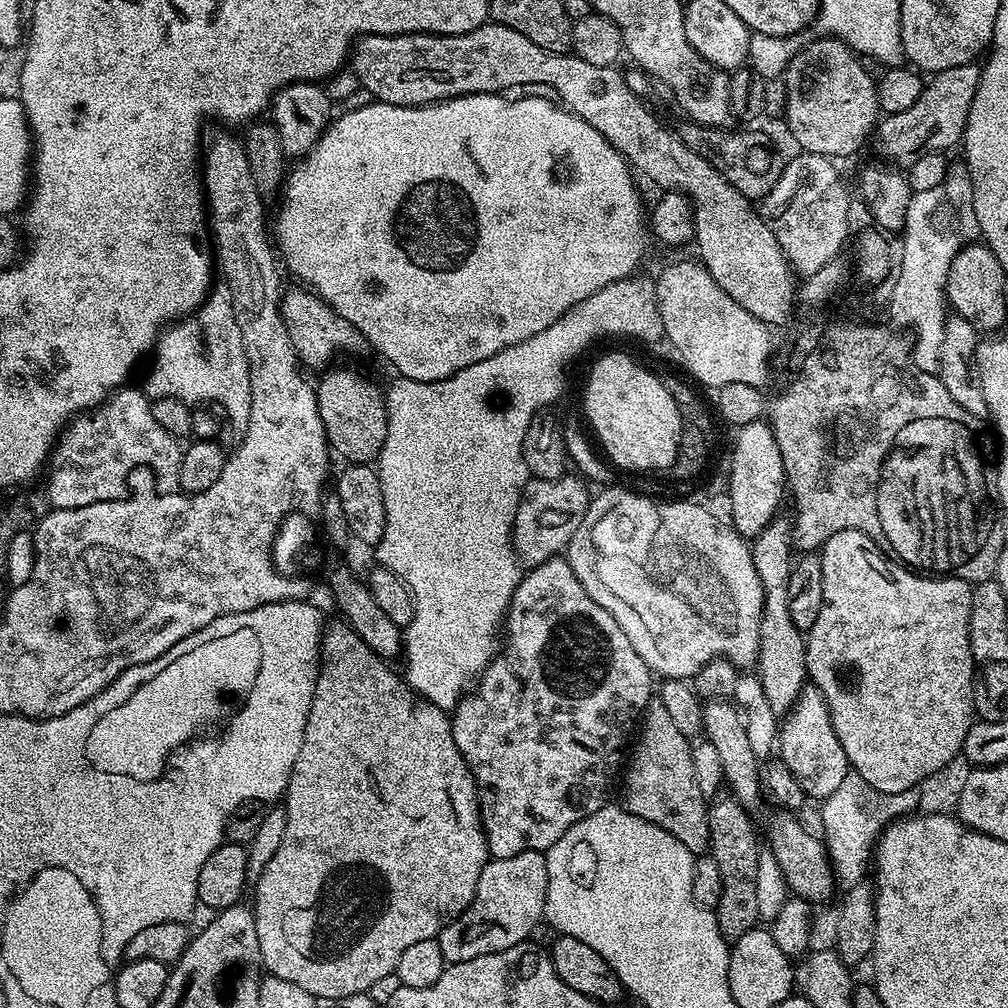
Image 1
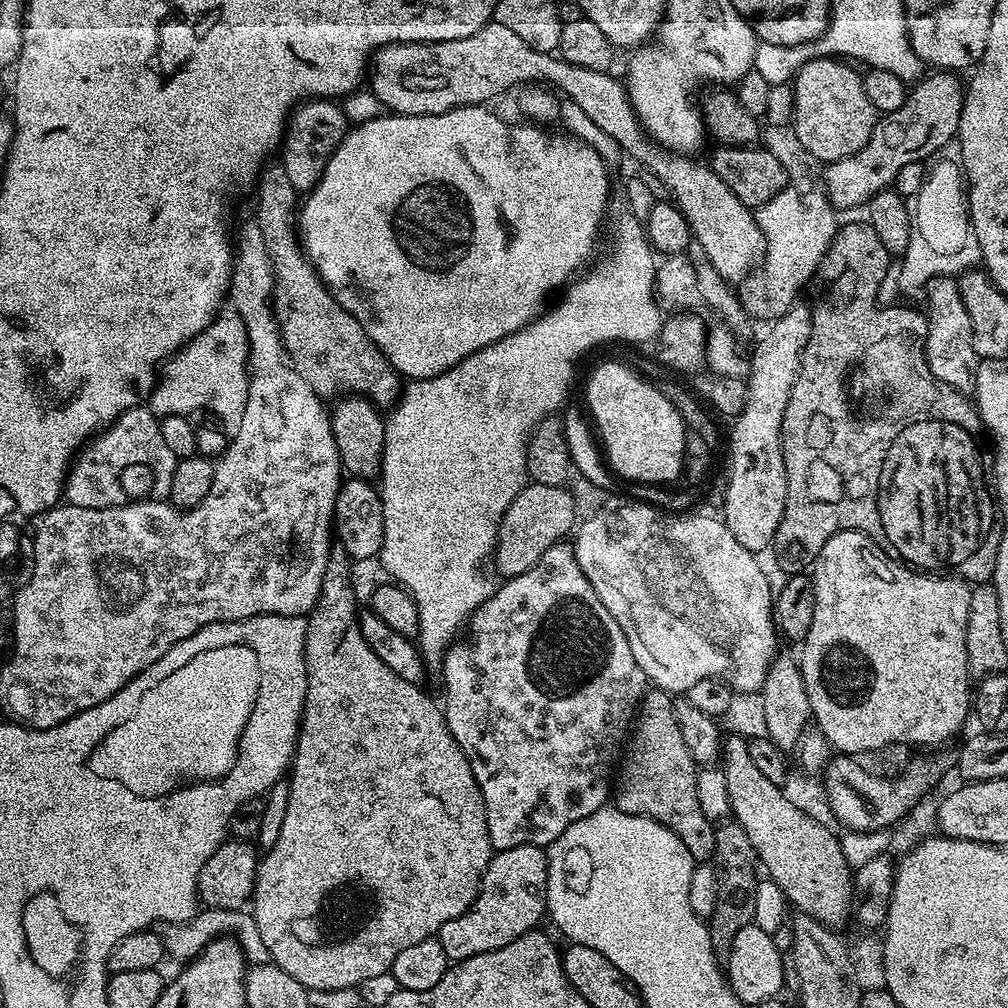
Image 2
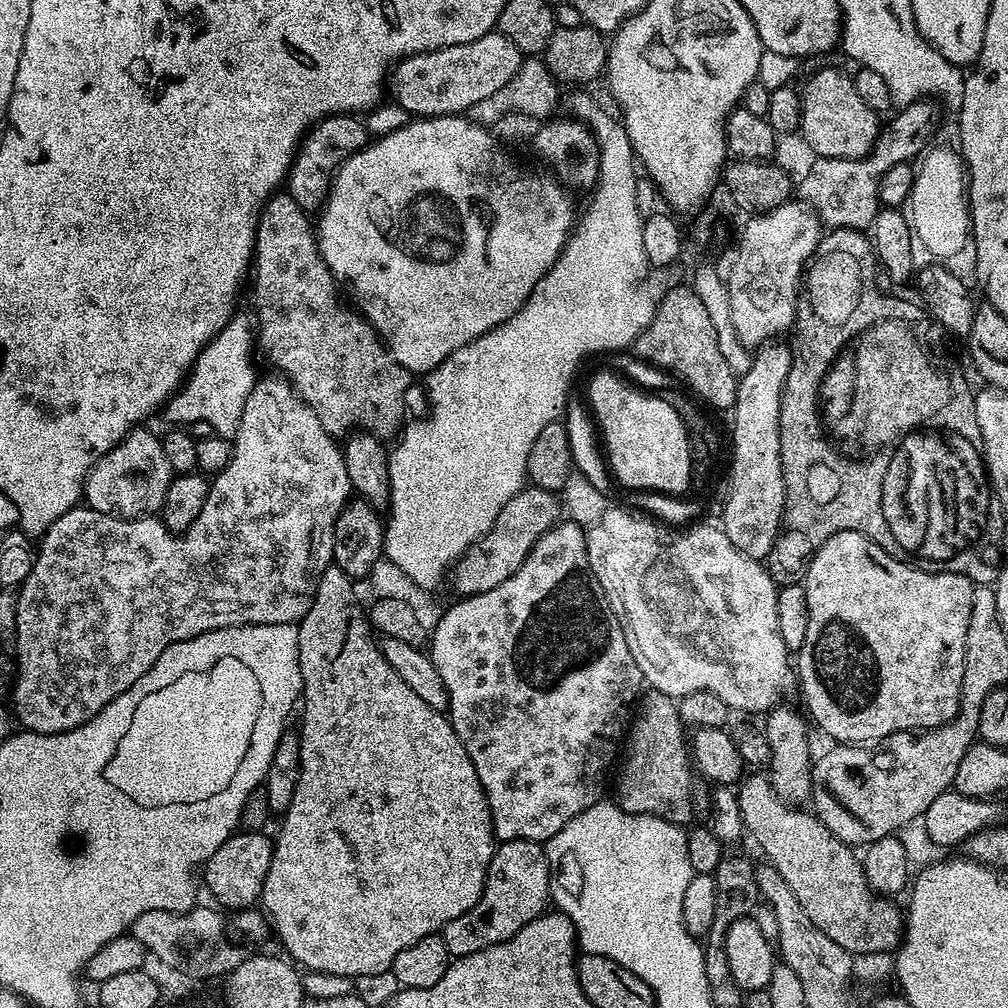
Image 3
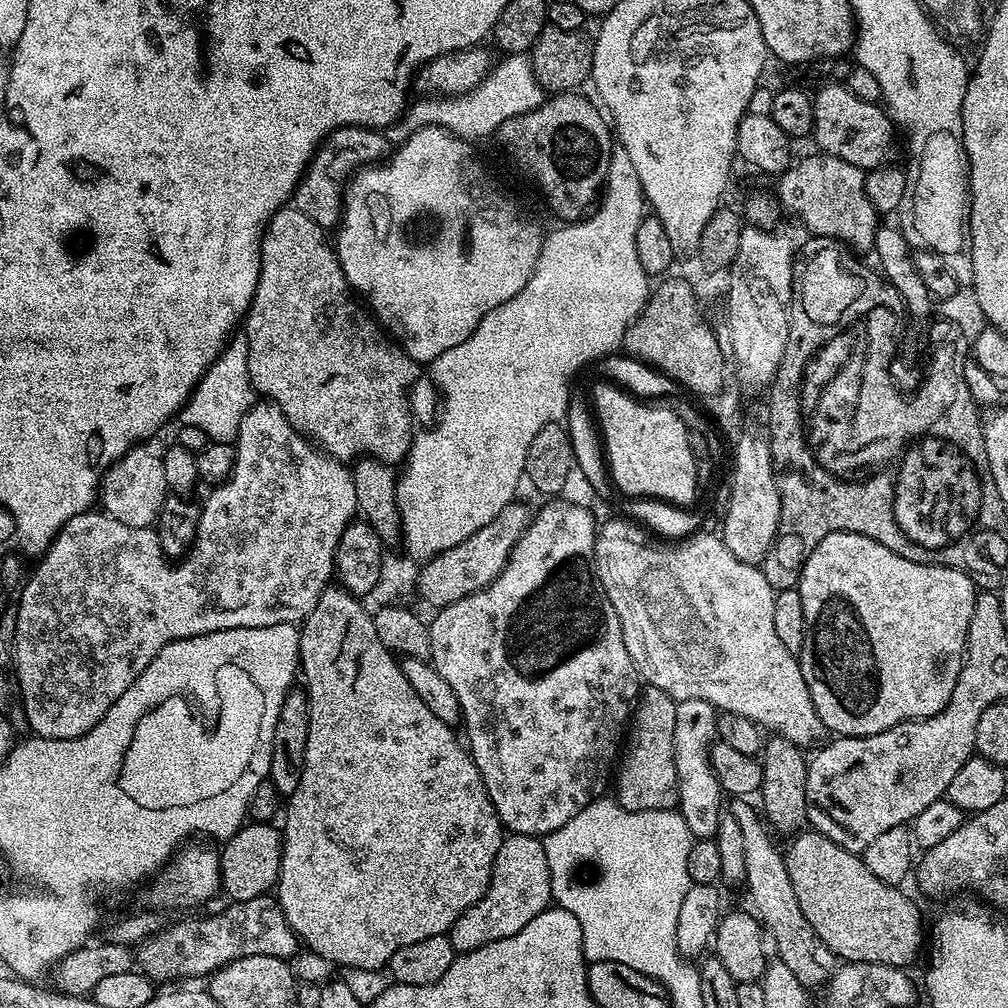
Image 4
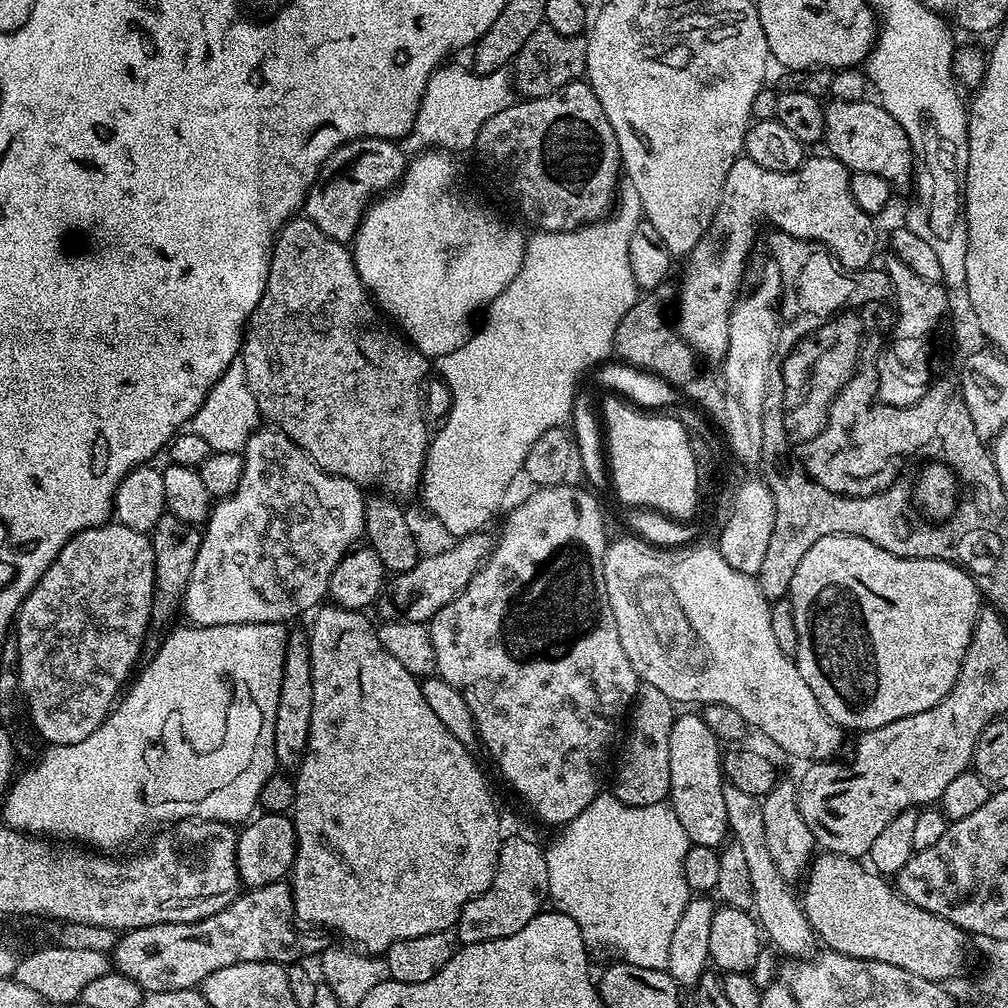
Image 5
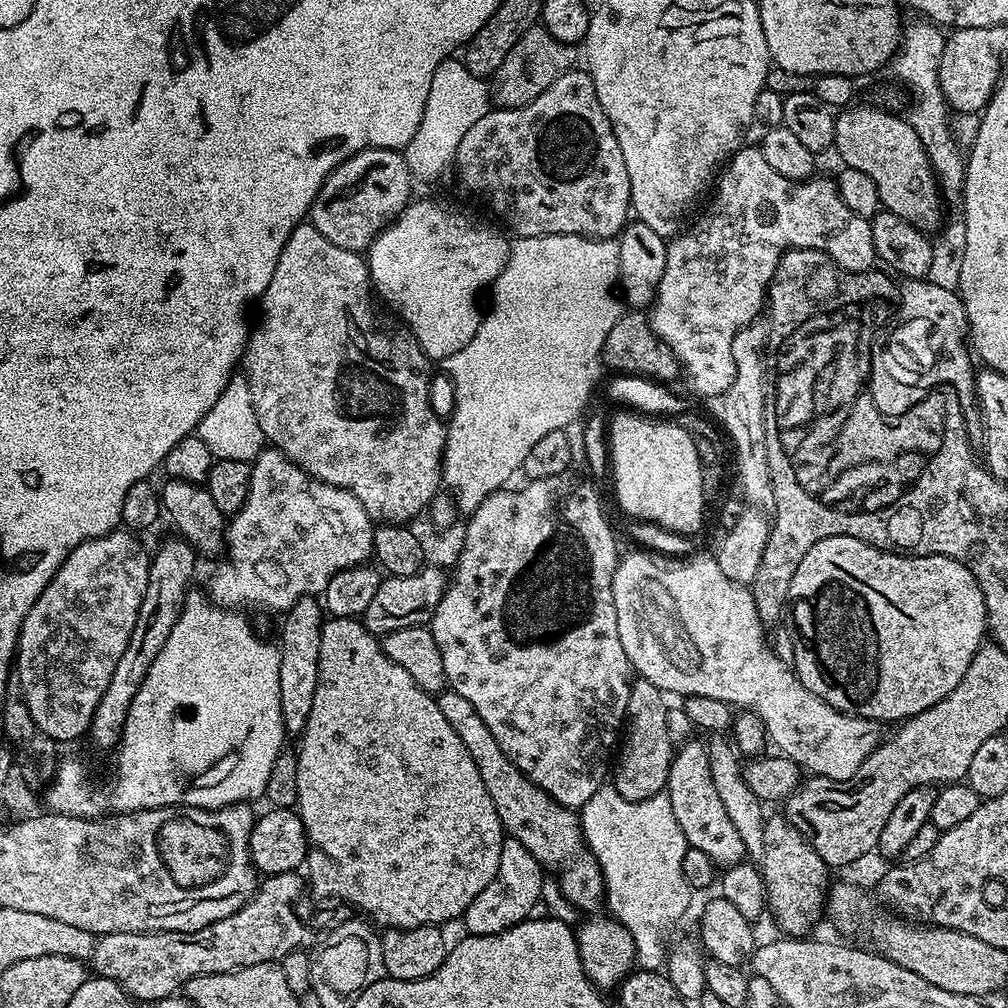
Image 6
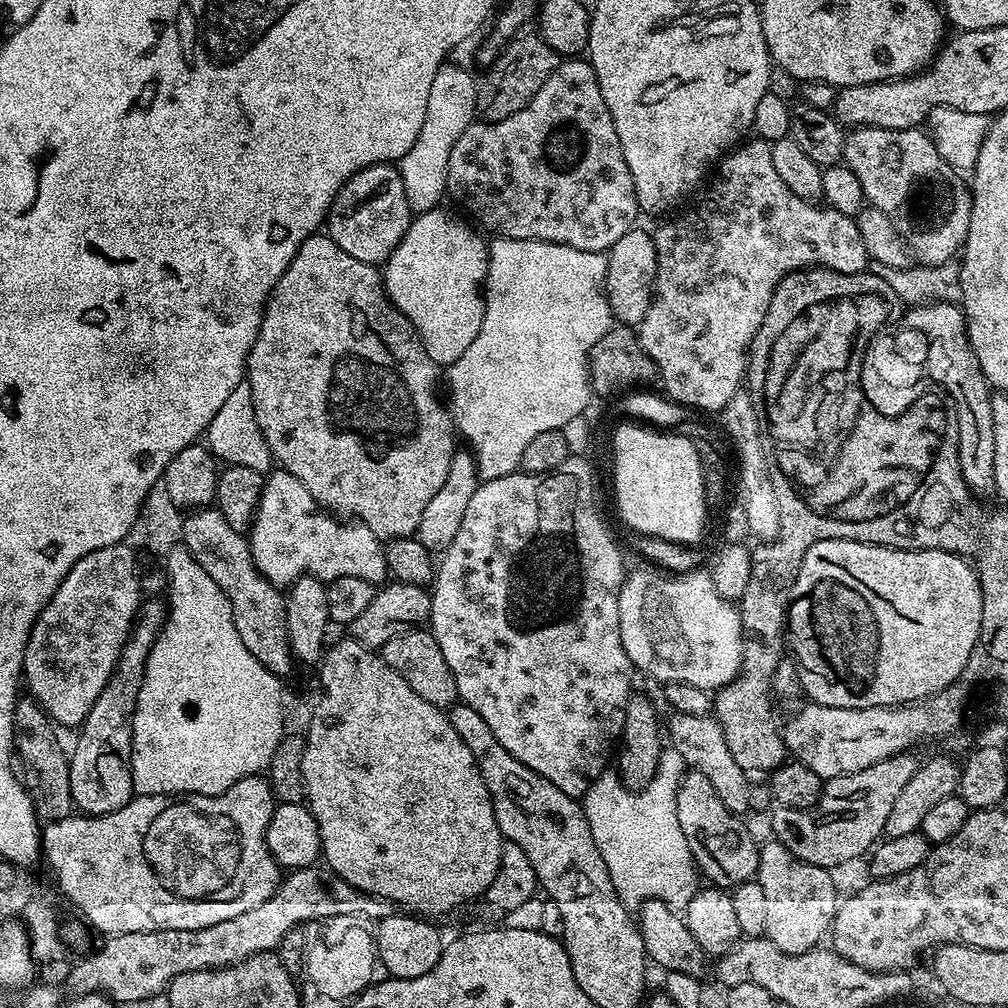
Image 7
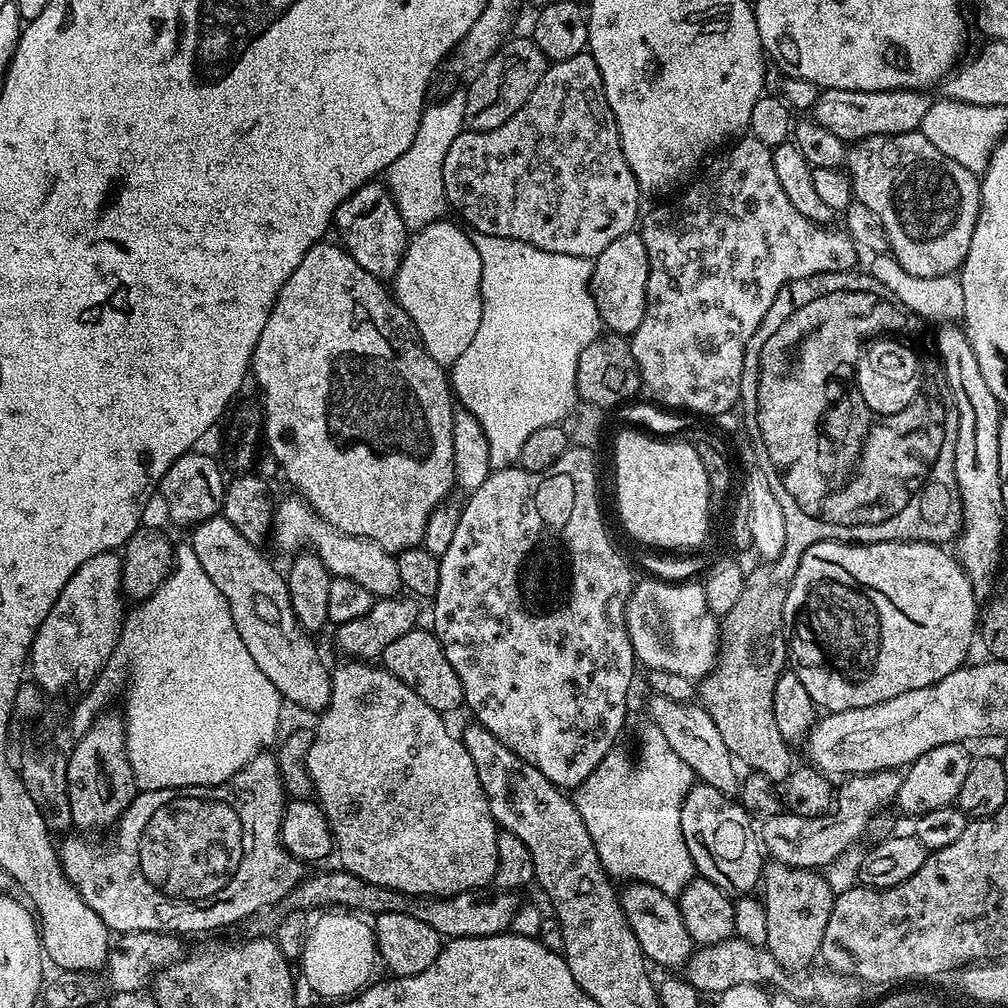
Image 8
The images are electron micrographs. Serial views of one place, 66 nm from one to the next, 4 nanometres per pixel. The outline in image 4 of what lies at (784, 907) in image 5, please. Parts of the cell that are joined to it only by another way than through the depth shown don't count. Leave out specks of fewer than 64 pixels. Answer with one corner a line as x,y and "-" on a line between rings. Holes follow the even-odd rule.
736,798
731,801
730,812
738,822
743,833
745,847
746,874
744,884
748,888
748,896
752,899
751,907
761,925
775,935
778,942
778,959
790,966
790,971
804,984
806,989
819,989
827,984
838,967
838,958
814,934
814,926
806,922
806,914
802,914
802,906
798,906
798,897
794,894
794,885
790,883
790,874
786,870
783,851
772,841
773,833
759,811
751,808
749,801

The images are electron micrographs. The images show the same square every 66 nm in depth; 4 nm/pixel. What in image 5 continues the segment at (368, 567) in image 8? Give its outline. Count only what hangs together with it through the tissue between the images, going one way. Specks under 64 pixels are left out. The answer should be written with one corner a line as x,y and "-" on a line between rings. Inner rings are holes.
261,427
246,442
242,455
242,482
238,482
238,490
213,503
202,528
198,558
194,558
194,570
184,591
183,615
188,615
196,626
284,624
303,612
311,613
328,596
334,566
359,541
356,539
364,536
366,496
360,493
361,485
321,470
279,428

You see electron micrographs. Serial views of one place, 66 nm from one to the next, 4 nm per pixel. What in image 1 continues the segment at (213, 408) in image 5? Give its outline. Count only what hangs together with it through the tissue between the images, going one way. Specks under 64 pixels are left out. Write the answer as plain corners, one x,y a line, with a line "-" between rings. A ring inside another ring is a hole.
217,283
196,311
169,323
156,341
151,360
152,369
148,372
146,387
149,400
216,401
224,407
227,423
232,423
236,434
248,429
250,370
242,346
242,330
238,330
238,318
234,318
232,291
227,284

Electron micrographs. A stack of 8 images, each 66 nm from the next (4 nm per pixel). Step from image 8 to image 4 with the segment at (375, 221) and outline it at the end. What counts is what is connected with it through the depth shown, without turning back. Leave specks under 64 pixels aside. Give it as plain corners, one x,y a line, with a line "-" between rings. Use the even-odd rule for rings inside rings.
358,124
333,130
312,155
308,171
295,190
294,207
302,210
302,214
306,214
306,218
313,220
319,228
335,229
342,219
344,189
349,179
360,169
375,166
389,155
390,147
384,135
383,131
361,128

